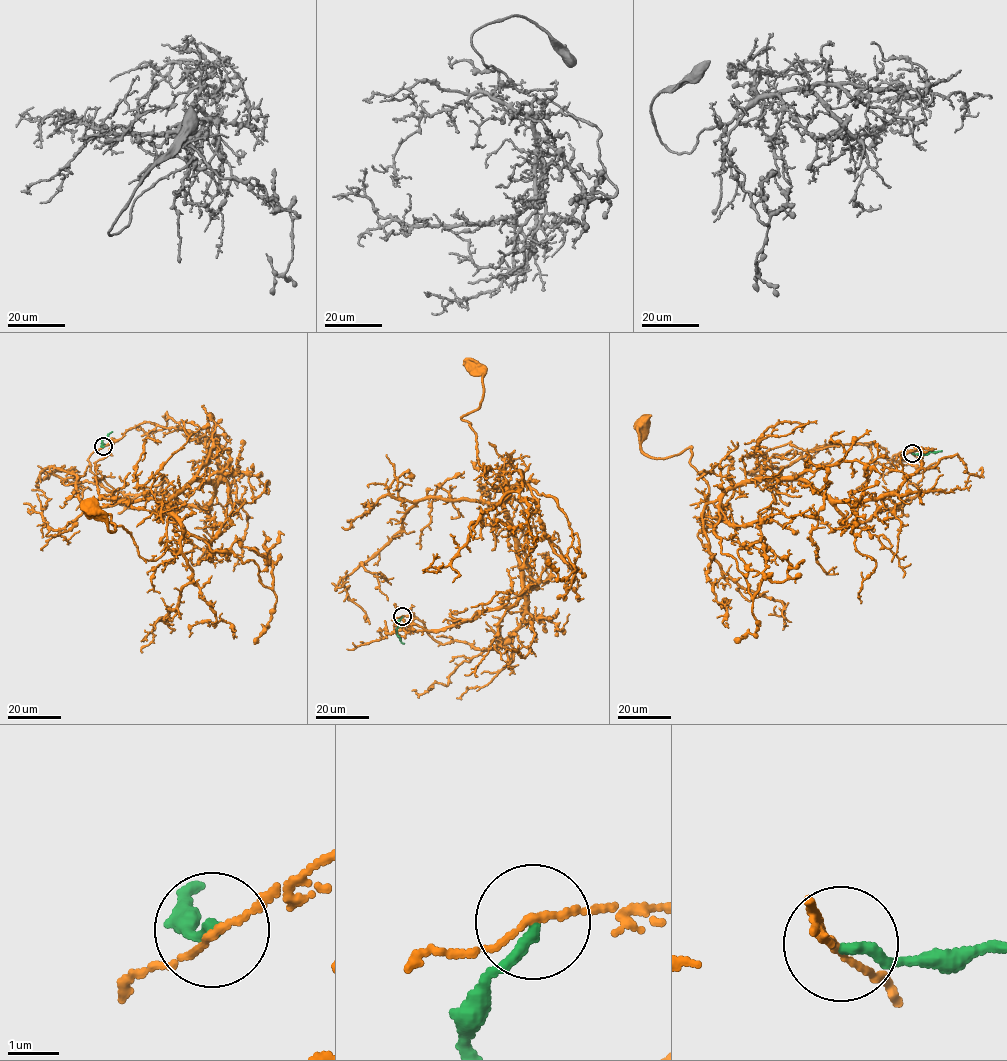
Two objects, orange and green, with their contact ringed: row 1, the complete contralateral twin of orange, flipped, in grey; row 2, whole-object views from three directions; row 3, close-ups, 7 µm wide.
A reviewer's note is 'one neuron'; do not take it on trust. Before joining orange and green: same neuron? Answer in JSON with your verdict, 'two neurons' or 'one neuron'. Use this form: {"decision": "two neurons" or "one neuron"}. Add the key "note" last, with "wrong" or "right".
{"decision": "two neurons", "note": "wrong"}

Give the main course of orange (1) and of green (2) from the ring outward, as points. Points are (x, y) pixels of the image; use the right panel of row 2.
1: (912, 453), (932, 449), (894, 491), (855, 502), (743, 480), (720, 521), (692, 448), (646, 456), (642, 422)
2: (912, 453), (924, 455), (941, 450)

